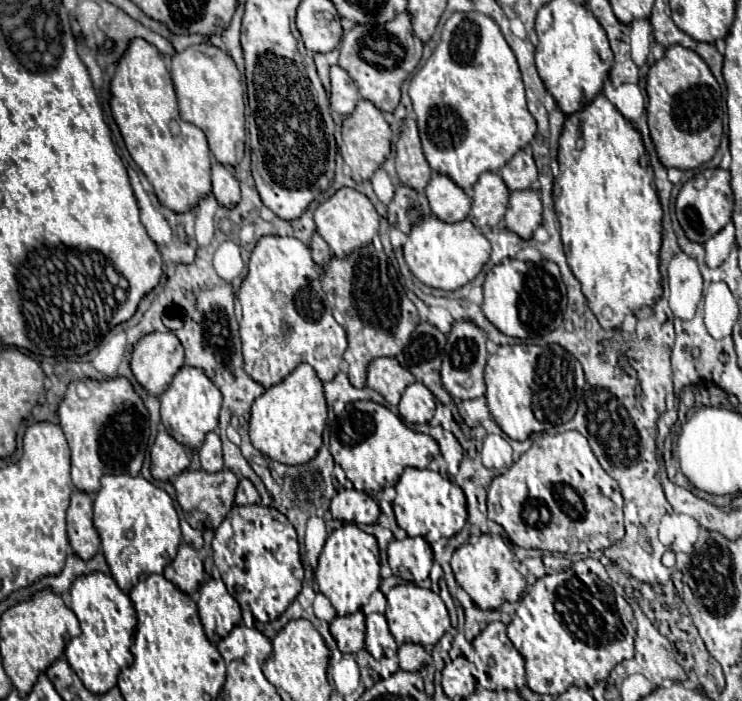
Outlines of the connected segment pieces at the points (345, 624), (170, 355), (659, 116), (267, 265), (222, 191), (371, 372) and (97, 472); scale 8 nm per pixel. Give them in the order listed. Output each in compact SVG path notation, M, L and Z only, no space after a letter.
M355 612L349 616L337 616L331 622L331 634L343 654L355 654L365 646L365 616Z
M171 332L145 334L131 352L131 370L141 386L159 396L183 366L183 346Z
M669 46L665 56L649 68L647 96L647 122L665 168L691 170L713 158L723 134L723 100L719 82L699 54Z
M291 236L259 238L251 252L237 304L241 308L239 328L245 370L263 388L281 382L303 362L313 366L323 382L337 374L347 348L347 334L331 314L331 304L321 288L321 272L311 260L307 244Z
M215 162L211 166L211 174L213 174L213 178L211 178L213 180L213 194L215 194L217 202L227 208L235 206L239 202L239 182L233 176L233 172L227 166Z
M375 358L367 366L367 386L377 390L393 406L397 406L403 390L413 382L415 376L397 358Z
M127 378L71 382L59 404L59 420L71 448L73 484L79 490L97 492L103 474L139 474L149 440L149 412Z

